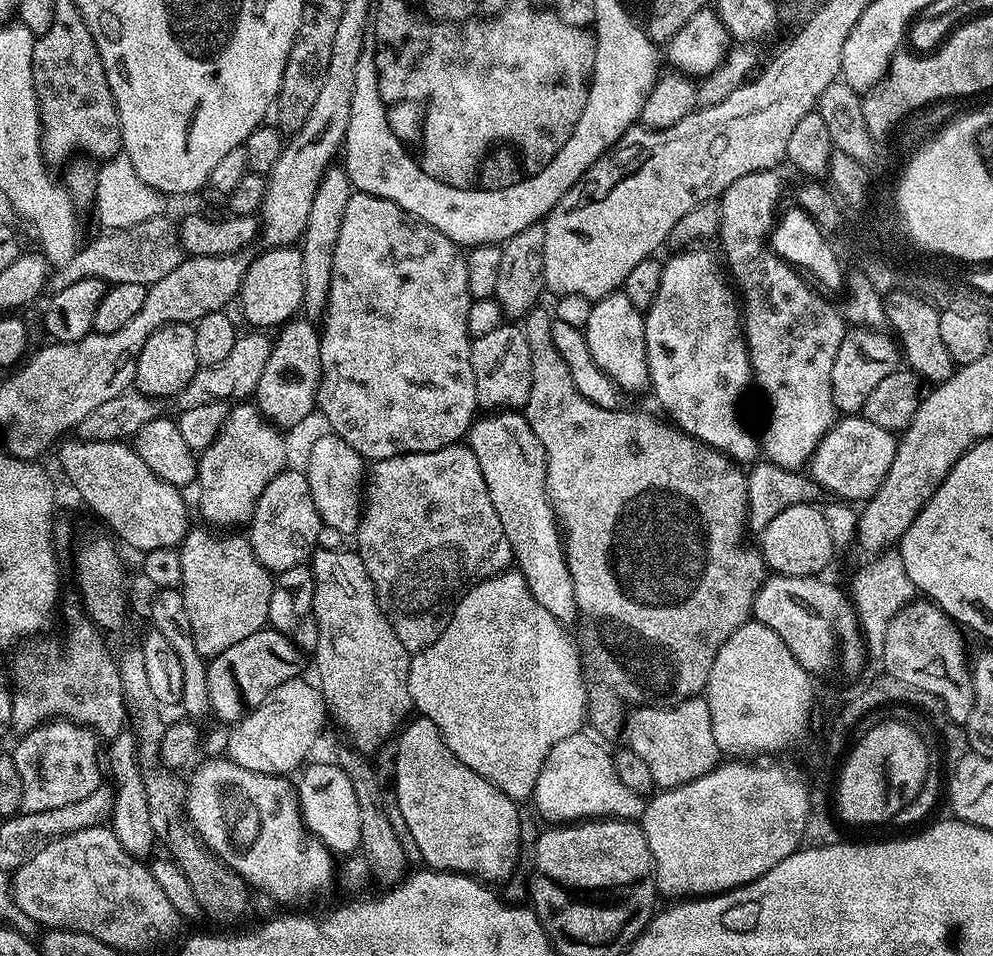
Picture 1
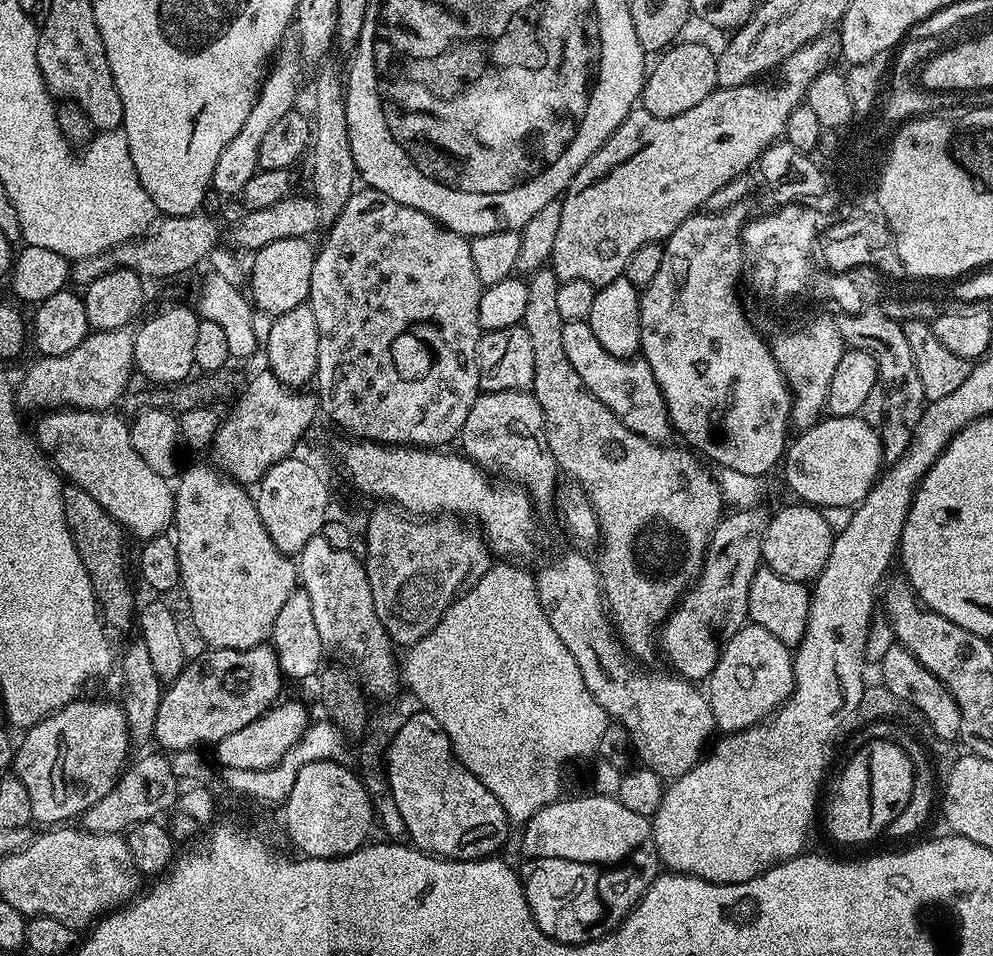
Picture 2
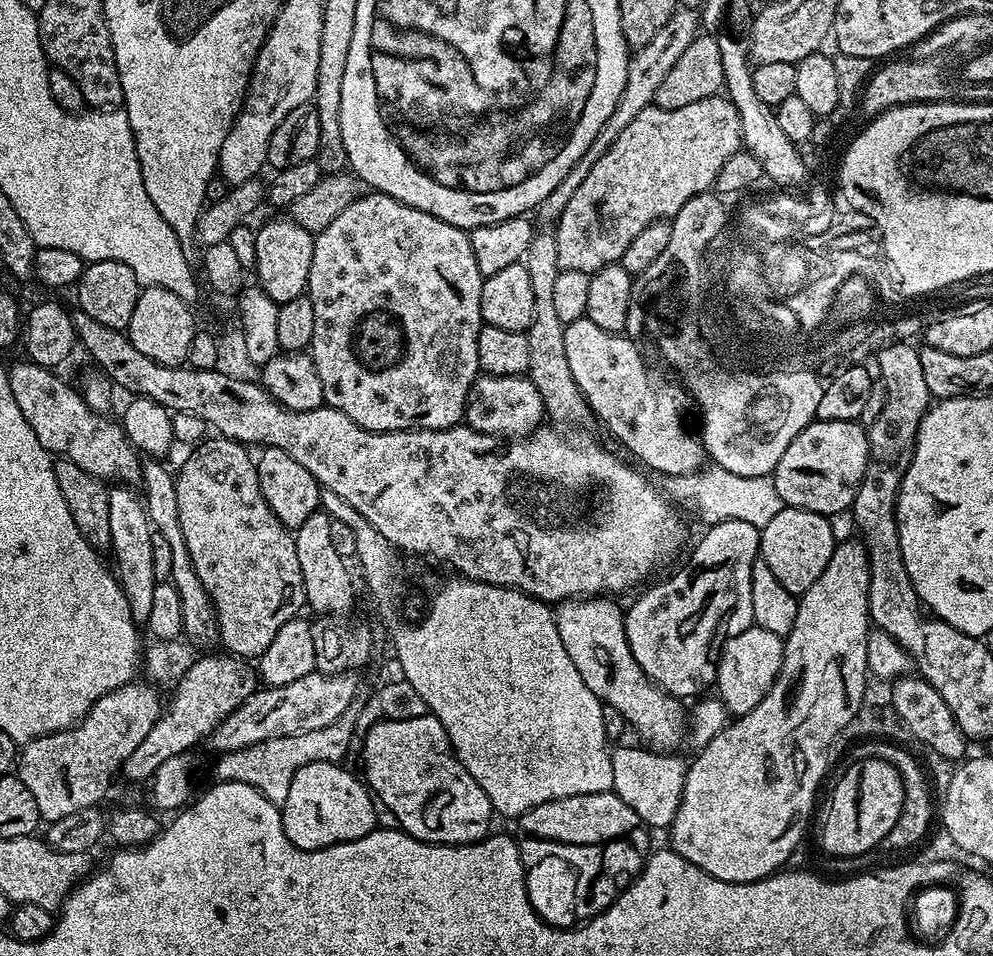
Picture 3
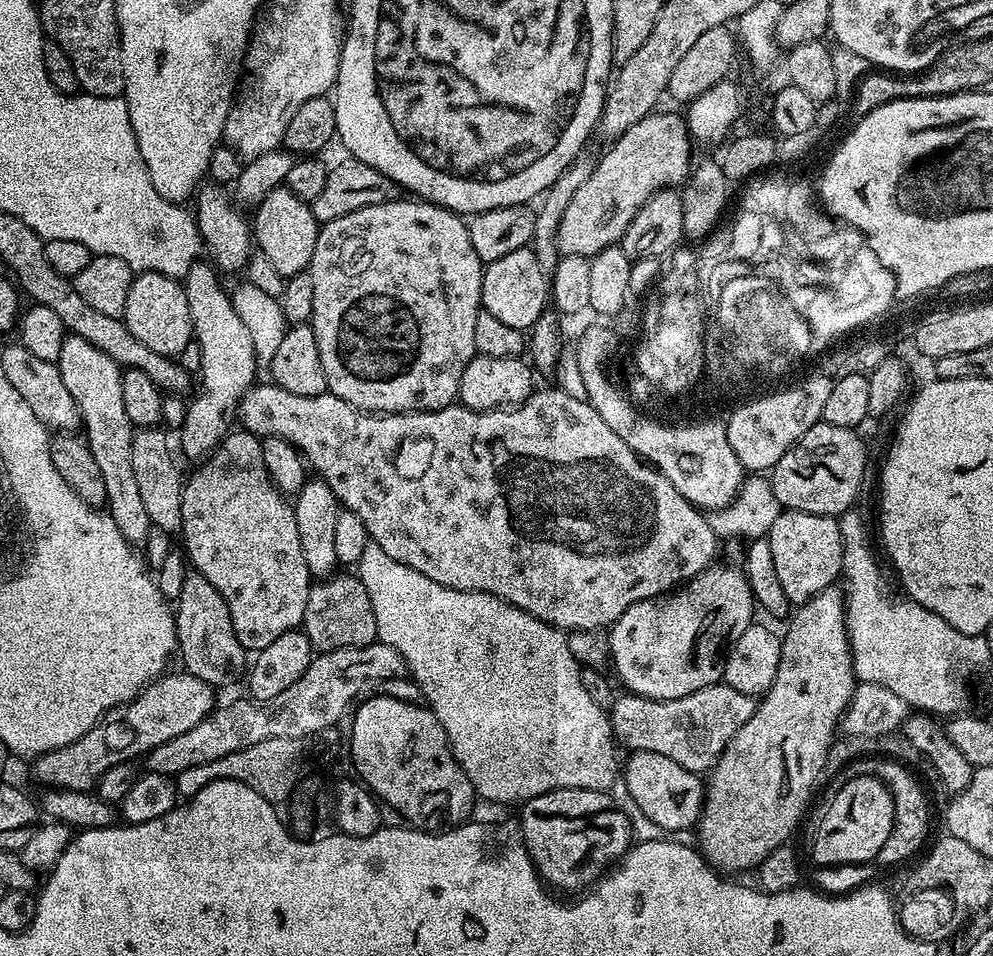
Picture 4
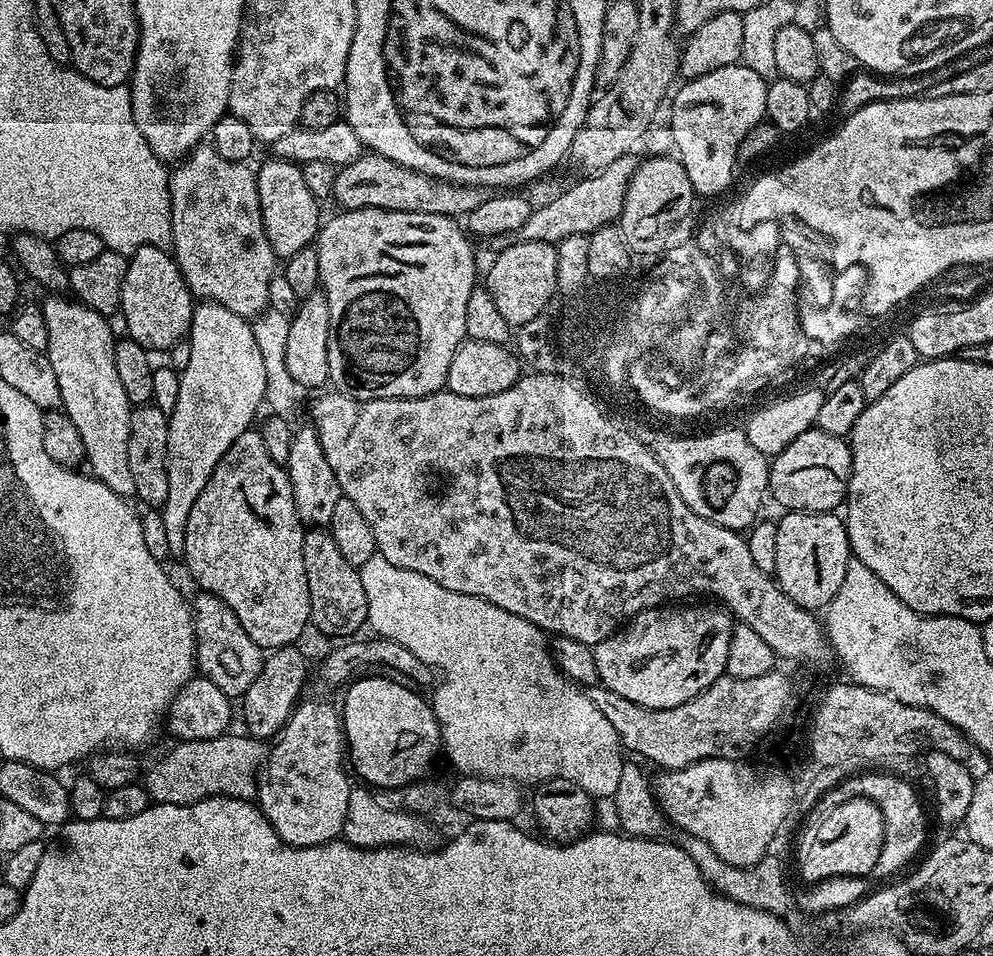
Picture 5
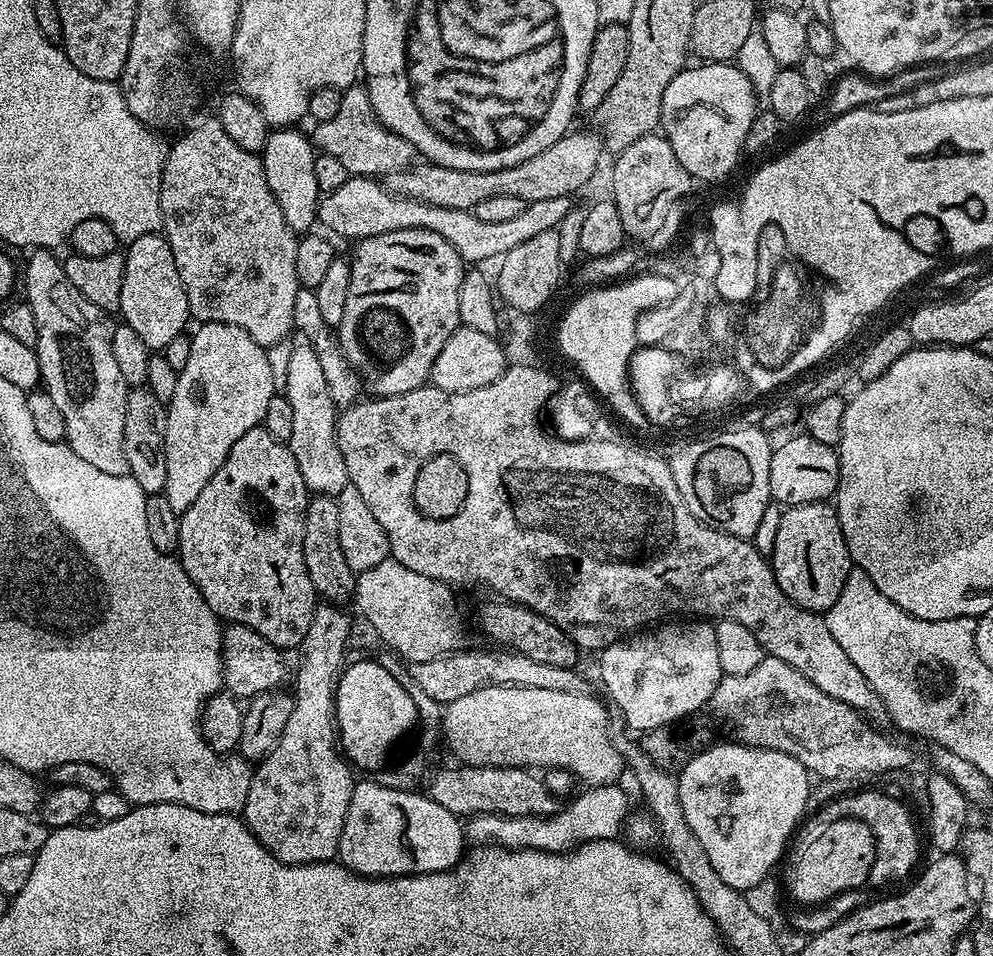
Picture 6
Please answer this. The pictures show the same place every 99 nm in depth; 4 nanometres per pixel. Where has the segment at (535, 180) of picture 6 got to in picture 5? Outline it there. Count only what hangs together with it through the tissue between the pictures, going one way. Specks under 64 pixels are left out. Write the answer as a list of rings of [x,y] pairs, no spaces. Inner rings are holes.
[[[362,154],[353,164],[341,164],[334,178],[333,201],[340,203],[341,209],[353,212],[363,208],[381,208],[391,212],[413,212],[414,214],[442,214],[453,218],[467,218],[481,202],[486,202],[489,189],[469,184],[451,184],[449,180],[439,180],[410,170],[385,156]]]

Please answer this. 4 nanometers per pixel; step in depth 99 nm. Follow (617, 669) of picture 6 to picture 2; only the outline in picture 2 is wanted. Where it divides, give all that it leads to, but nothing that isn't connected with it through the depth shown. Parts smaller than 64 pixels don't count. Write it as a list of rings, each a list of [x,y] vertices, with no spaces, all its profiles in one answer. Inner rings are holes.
[[[760,506],[741,507],[732,510],[721,519],[720,523],[708,539],[708,549],[704,552],[704,562],[700,565],[700,575],[688,591],[680,598],[675,609],[668,613],[668,619],[664,621],[658,632],[658,648],[668,659],[668,664],[675,675],[693,682],[707,681],[711,676],[714,666],[720,657],[720,650],[738,630],[743,628],[748,620],[748,595],[750,594],[750,582],[757,568],[761,567],[760,542],[762,533],[766,530],[770,519],[769,513],[765,513]]]

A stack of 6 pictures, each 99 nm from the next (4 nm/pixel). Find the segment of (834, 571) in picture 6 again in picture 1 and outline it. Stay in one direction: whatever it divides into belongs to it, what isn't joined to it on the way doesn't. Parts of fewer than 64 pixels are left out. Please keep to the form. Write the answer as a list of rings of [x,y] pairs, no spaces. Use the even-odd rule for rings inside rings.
[[[795,504],[782,510],[782,514],[778,514],[778,518],[774,518],[774,522],[770,522],[766,530],[759,533],[758,540],[758,551],[764,557],[765,565],[778,576],[820,576],[823,568],[831,562],[834,552],[826,518],[816,504]]]

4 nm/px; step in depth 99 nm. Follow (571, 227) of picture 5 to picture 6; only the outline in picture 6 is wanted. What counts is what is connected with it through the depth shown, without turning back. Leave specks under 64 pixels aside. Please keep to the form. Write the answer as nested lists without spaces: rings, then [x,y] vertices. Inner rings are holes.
[[[349,176],[343,186],[338,186],[338,190],[323,193],[318,220],[321,225],[324,223],[329,228],[329,233],[337,232],[340,236],[355,238],[390,234],[394,230],[430,230],[434,234],[442,234],[442,238],[446,238],[446,242],[450,242],[450,246],[454,246],[454,250],[458,250],[460,257],[469,265],[480,266],[485,263],[483,260],[499,261],[522,242],[529,241],[543,231],[555,229],[573,206],[573,201],[567,196],[546,198],[542,202],[525,204],[522,214],[507,222],[478,222],[472,211],[430,206],[426,202],[396,196],[383,187],[379,179]]]

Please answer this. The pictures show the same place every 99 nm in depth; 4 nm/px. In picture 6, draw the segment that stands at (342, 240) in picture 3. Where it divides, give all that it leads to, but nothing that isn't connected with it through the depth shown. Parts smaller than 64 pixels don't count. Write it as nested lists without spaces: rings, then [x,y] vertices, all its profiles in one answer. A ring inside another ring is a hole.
[[[394,230],[390,234],[378,234],[377,236],[366,236],[359,241],[360,244],[350,255],[350,290],[346,294],[346,310],[342,310],[342,322],[338,325],[338,341],[340,352],[352,369],[356,369],[366,385],[367,391],[373,397],[393,396],[394,394],[406,394],[415,388],[423,388],[429,383],[434,366],[434,358],[438,358],[438,350],[446,346],[446,338],[454,334],[454,330],[461,327],[460,315],[458,314],[458,286],[462,286],[462,278],[466,271],[466,262],[442,238],[442,234],[434,234],[430,230]]]

